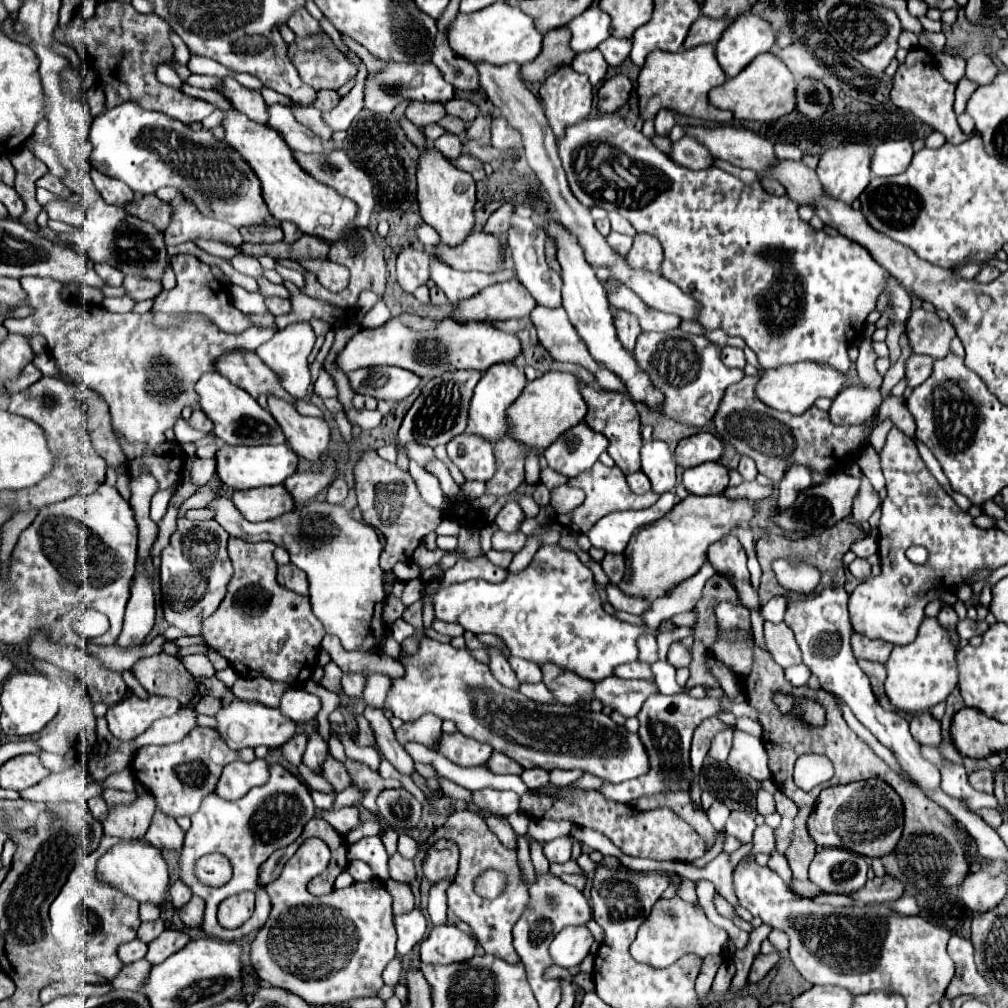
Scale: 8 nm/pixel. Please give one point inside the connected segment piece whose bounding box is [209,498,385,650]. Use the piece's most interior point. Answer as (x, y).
(340, 556)

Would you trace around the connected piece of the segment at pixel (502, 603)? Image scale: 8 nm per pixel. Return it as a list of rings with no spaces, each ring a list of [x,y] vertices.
[[[545,544],[537,550],[525,570],[517,574],[507,572],[503,582],[493,584],[481,578],[465,580],[439,590],[431,604],[437,620],[459,624],[473,634],[489,632],[503,638],[511,656],[531,660],[537,666],[551,662],[581,678],[599,682],[615,676],[613,670],[619,664],[637,660],[639,650],[635,642],[639,634],[655,634],[661,620],[695,608],[701,598],[703,584],[713,574],[715,568],[705,562],[695,576],[679,584],[669,596],[657,598],[651,604],[651,610],[643,614],[645,628],[639,628],[613,618],[603,610],[599,592],[595,590],[593,572],[581,564],[575,552]]]

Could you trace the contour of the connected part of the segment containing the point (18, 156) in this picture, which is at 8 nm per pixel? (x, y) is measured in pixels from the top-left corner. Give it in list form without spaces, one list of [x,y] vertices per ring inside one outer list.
[[[24,143],[19,151],[12,156],[10,160],[15,170],[17,178],[14,181],[14,188],[19,192],[25,204],[25,226],[31,230],[37,230],[35,218],[42,209],[42,206],[36,200],[35,182],[47,172],[47,166],[31,152],[27,143]]]

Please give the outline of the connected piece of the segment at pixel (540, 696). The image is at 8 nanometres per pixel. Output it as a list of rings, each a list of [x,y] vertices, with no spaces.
[[[543,682],[537,684],[519,684],[519,692],[525,694],[531,700],[539,700],[539,702],[555,702],[555,698],[551,696],[551,692],[547,692],[547,686]]]

